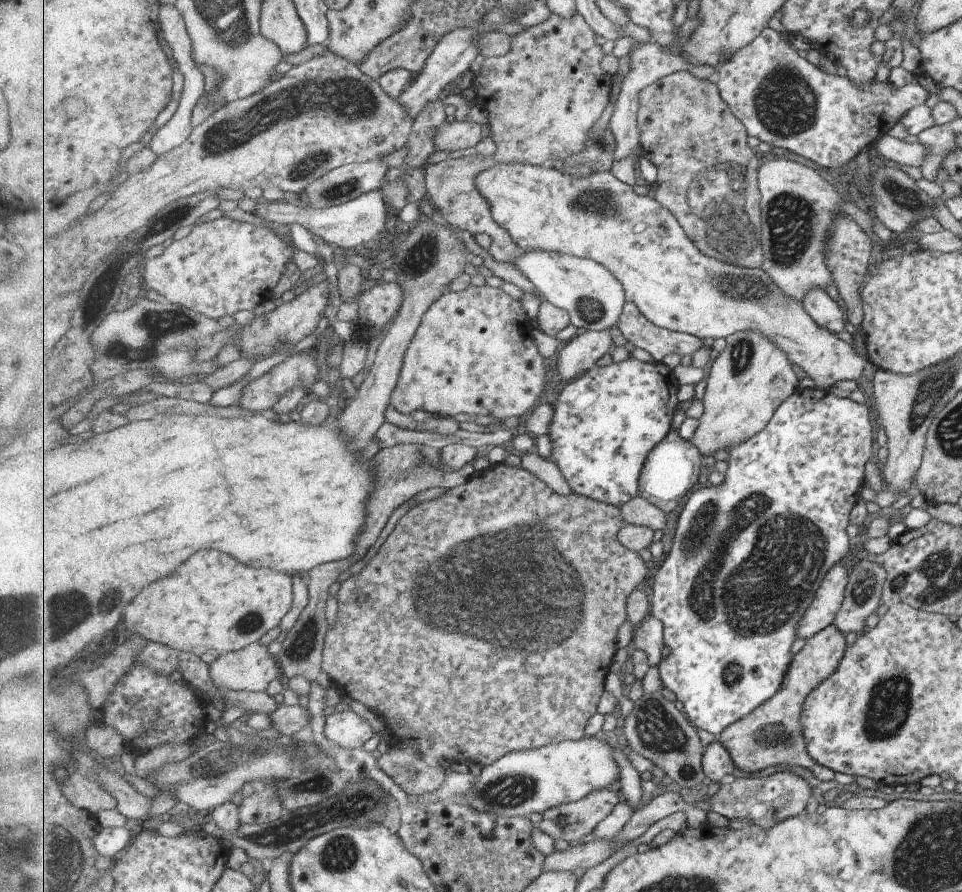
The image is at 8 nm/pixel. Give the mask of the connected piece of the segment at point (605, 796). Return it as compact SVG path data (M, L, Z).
M617 788L594 791L584 800L566 803L544 813L539 826L554 840L564 839L572 845L594 832L594 828L606 820L620 802Z

